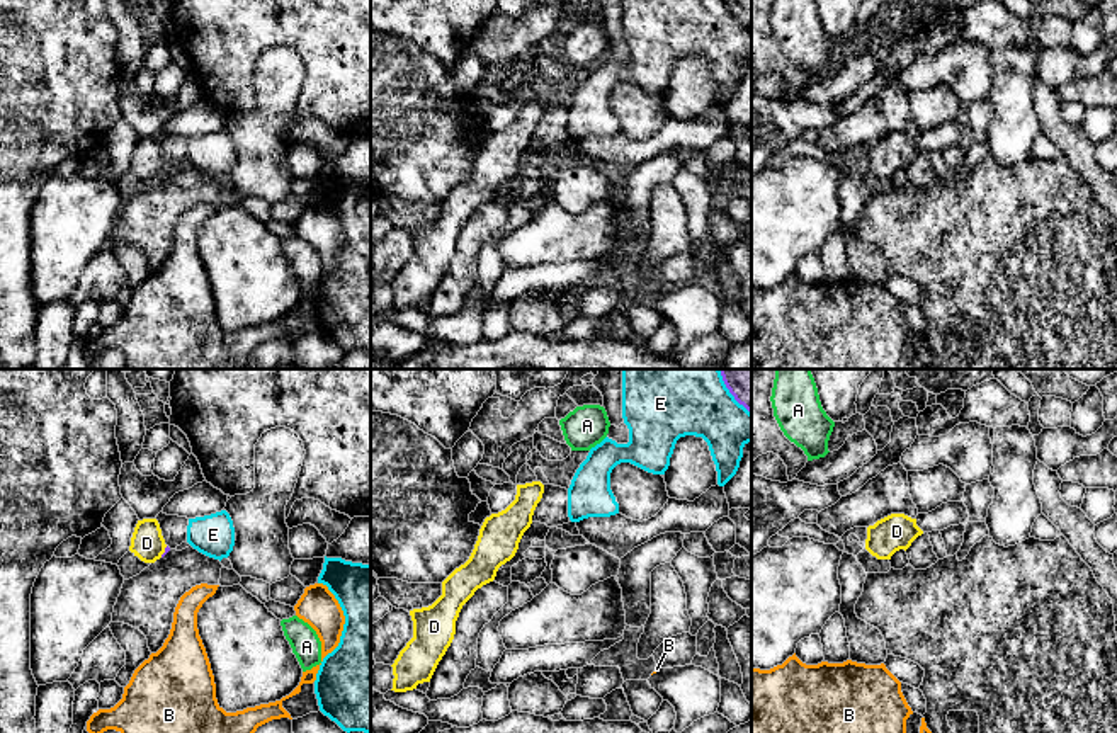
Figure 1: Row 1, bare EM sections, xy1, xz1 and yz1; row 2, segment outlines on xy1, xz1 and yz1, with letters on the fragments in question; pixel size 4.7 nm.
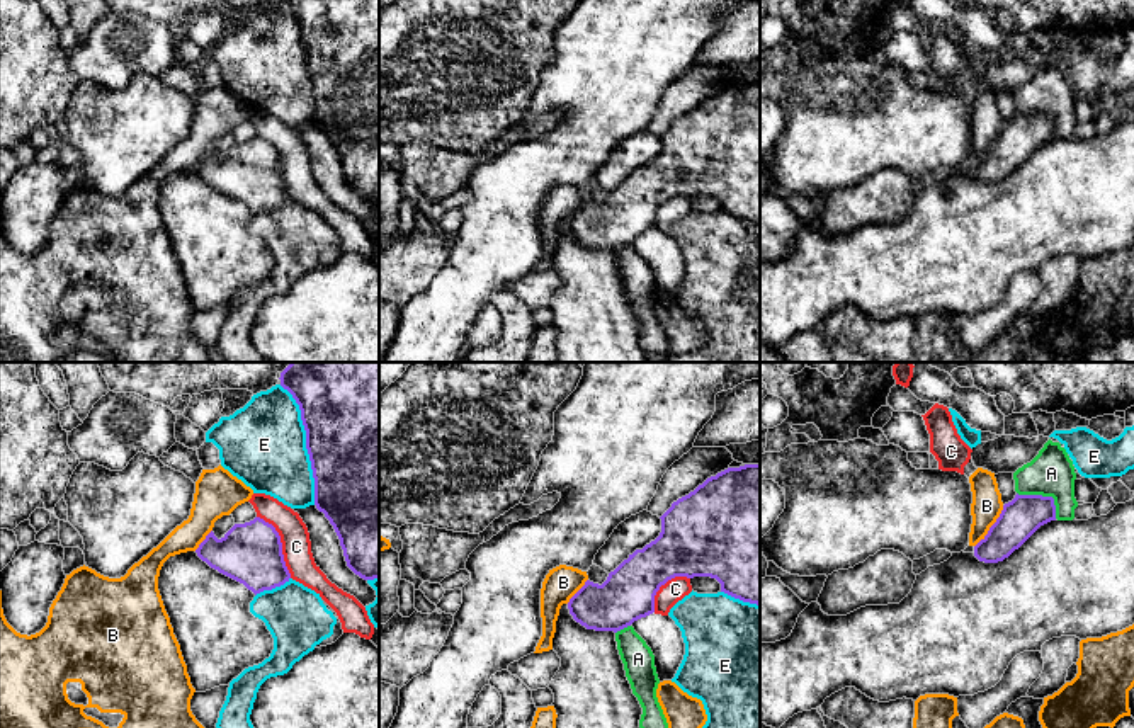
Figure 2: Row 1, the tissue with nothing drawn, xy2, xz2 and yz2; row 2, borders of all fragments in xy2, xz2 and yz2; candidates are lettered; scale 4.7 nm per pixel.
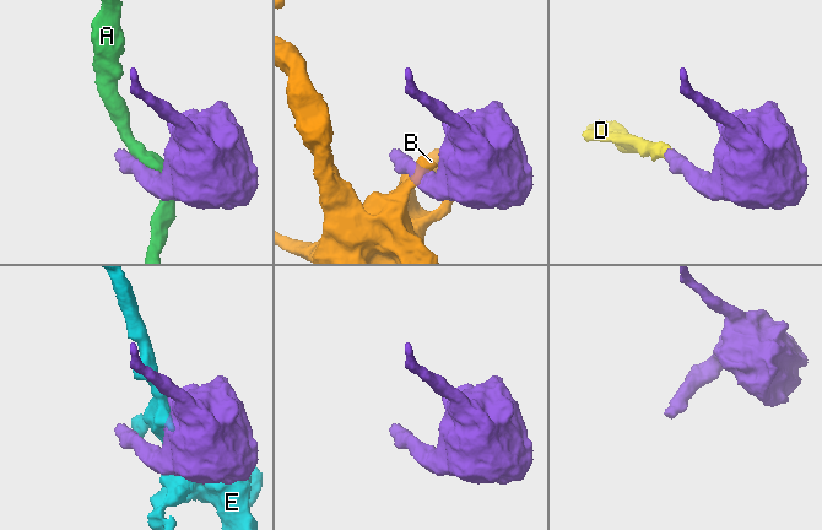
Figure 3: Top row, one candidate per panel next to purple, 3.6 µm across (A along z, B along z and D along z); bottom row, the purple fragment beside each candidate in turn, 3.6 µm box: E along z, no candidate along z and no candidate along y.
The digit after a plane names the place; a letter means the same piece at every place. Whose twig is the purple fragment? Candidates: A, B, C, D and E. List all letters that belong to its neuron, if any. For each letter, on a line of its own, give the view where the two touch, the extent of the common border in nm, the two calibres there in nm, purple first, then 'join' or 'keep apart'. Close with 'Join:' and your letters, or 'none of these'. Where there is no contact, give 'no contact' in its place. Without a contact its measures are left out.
A: meets purple in yz2; contact 220 nm long; 190 nm thick on the purple side, 220 nm on the other; keep apart
B: meets purple in yz2; contact 240 nm long; 190 nm thick on the purple side, 150 nm on the other; keep apart
C: meets purple in xy2; contact 340 nm long; 300 nm thick on the purple side, 140 nm on the other; keep apart
D: meets purple in xy1; contact 70 nm long; 20 nm thick on the purple side, 160 nm on the other; join
E: meets purple in xy2; contact 600 nm long; 500 nm thick on the purple side, 400 nm on the other; keep apart
Join: D

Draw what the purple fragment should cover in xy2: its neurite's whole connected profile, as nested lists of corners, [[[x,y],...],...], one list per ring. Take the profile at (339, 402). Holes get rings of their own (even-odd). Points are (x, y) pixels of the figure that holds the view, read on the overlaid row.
[[[291,362],[279,379],[301,410],[316,509],[333,526],[347,566],[364,580],[379,578],[379,362]]]

